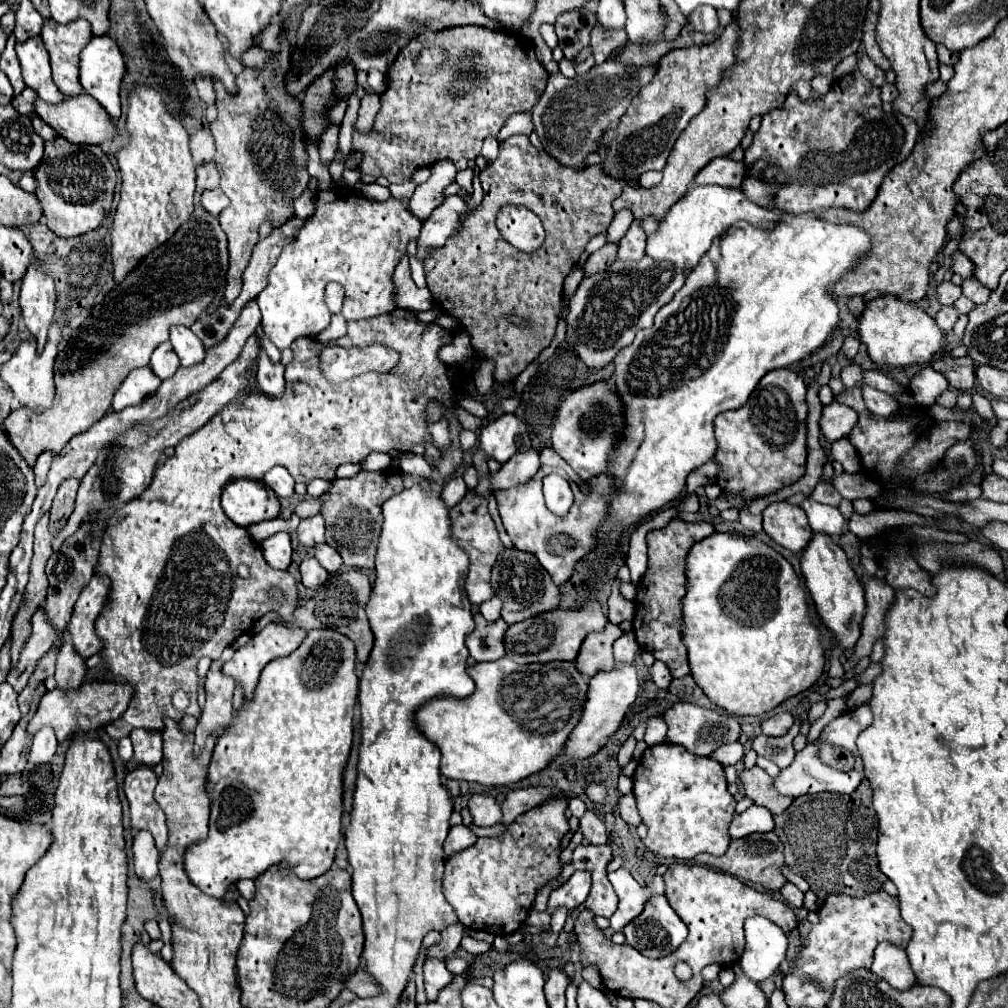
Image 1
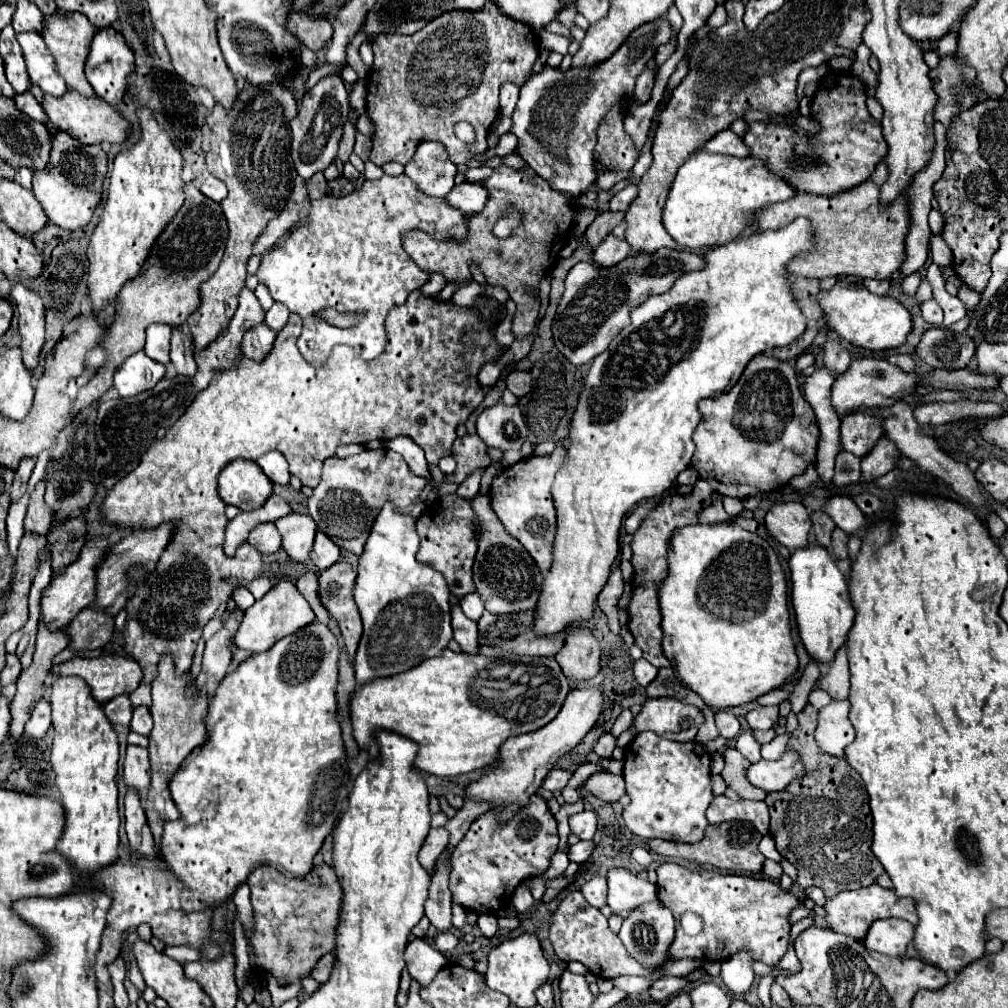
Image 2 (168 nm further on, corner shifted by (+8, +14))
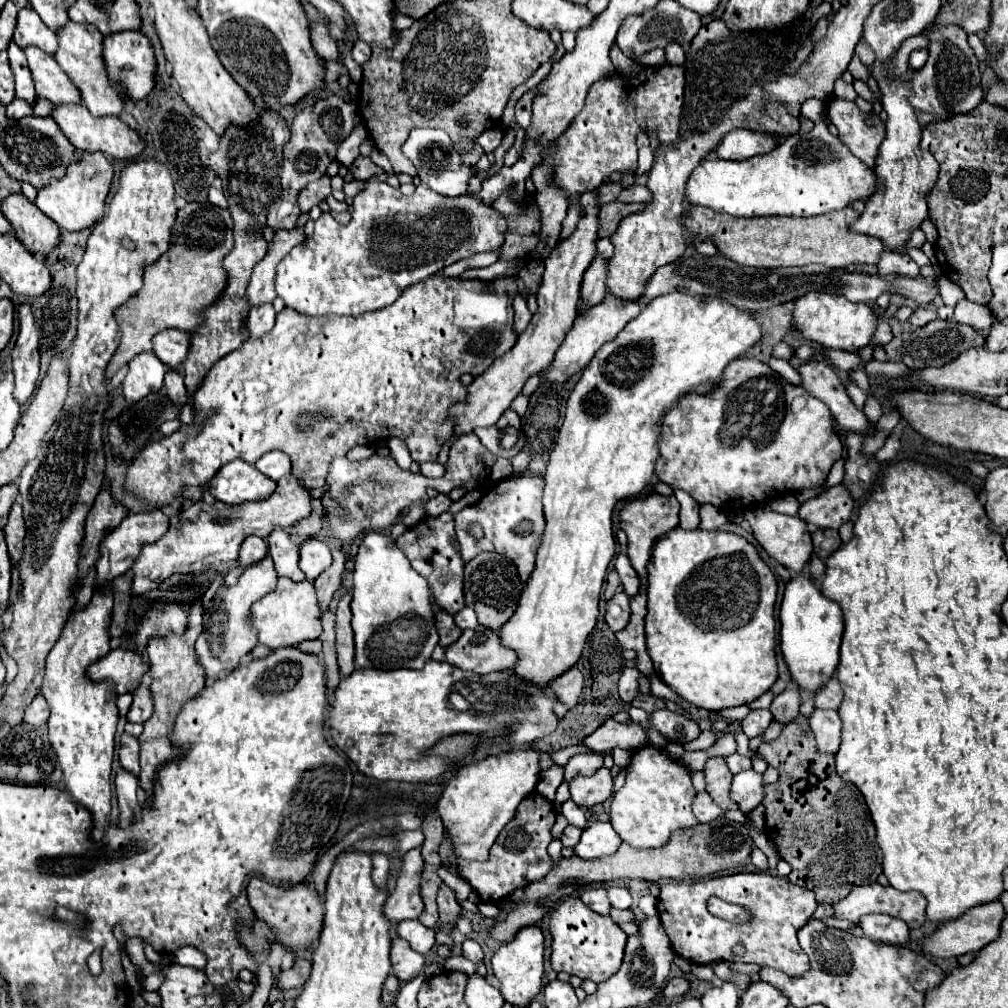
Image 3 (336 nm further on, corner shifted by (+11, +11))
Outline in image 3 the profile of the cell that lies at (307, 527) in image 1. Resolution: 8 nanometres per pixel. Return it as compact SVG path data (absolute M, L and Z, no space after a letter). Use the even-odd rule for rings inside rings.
M277 528L269 534L269 556L275 562L277 576L285 576L291 580L303 580L305 574L299 568L299 544L291 540L285 528Z

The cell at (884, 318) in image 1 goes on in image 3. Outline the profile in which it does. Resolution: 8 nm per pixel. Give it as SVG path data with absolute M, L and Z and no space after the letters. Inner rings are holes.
M805 294L795 300L793 318L797 330L807 338L825 348L857 352L871 344L871 338L877 332L879 316L867 304L855 304L845 300L845 296L831 296L831 294Z

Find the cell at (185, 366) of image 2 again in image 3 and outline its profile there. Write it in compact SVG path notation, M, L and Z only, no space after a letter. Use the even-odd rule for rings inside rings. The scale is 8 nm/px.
M171 368L171 372L165 374L165 388L167 388L167 396L175 402L175 404L185 404L185 396L187 396L187 388L183 382L183 376L179 374L177 368Z

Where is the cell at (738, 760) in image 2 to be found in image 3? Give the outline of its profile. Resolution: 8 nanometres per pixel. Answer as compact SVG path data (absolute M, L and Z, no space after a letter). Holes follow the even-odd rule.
M717 756L717 758L707 760L707 764L705 764L705 780L707 780L707 792L711 794L711 798L717 804L721 804L723 810L737 808L737 804L729 796L733 774L729 772L729 768L725 764L725 758Z

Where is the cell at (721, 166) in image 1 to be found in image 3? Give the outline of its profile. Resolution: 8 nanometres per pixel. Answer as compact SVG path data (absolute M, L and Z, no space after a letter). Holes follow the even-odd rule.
M733 130L727 132L721 144L713 150L717 158L725 160L747 160L757 154L767 154L777 146L777 142L769 134L751 132L751 130Z

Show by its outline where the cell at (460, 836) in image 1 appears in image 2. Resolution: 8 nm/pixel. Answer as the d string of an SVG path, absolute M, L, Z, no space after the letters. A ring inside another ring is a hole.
M438 827L438 829L432 829L422 845L422 849L418 851L418 861L420 865L432 873L434 865L436 865L436 859L438 855L444 851L444 845L448 845L448 833L444 827Z

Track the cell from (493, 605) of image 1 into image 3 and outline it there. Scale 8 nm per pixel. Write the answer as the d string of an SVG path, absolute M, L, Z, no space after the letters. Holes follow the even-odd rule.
M463 608L461 612L457 612L455 614L455 622L457 622L457 626L459 628L475 628L477 626L477 614L471 610L471 608Z

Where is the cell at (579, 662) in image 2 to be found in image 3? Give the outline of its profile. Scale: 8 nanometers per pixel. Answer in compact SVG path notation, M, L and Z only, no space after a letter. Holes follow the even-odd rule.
M577 666L569 668L561 676L553 680L553 690L561 702L565 702L569 708L573 708L581 696L583 690L583 674Z

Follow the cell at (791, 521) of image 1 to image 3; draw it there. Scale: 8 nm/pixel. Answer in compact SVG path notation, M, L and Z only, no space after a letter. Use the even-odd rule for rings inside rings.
M767 504L751 506L749 510L745 510L745 518L751 524L753 536L757 538L757 542L763 546L763 550L769 556L773 556L777 562L781 562L783 566L787 566L793 572L801 572L803 570L803 566L807 564L807 560L811 558L811 552L813 552L811 534L807 530L807 522L805 520L801 520L799 516L777 514Z

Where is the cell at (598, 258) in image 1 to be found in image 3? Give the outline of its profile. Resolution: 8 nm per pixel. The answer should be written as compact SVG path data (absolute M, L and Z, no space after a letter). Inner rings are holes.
M621 202L605 204L599 212L599 232L597 232L597 236L609 238L617 230L619 222L625 216L629 216L633 212L639 212L639 210L643 210L643 204L621 204Z

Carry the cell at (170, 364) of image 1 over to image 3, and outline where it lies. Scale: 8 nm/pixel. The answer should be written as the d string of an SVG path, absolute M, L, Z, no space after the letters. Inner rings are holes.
M161 330L153 336L153 354L167 366L179 366L189 350L189 332Z

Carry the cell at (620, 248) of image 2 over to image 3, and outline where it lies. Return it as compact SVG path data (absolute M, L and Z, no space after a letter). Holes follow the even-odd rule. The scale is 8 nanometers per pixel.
M597 252L597 256L593 258L591 266L587 268L587 272L583 274L583 282L581 282L581 300L589 306L599 304L605 294L607 294L607 260L601 256L601 252Z

